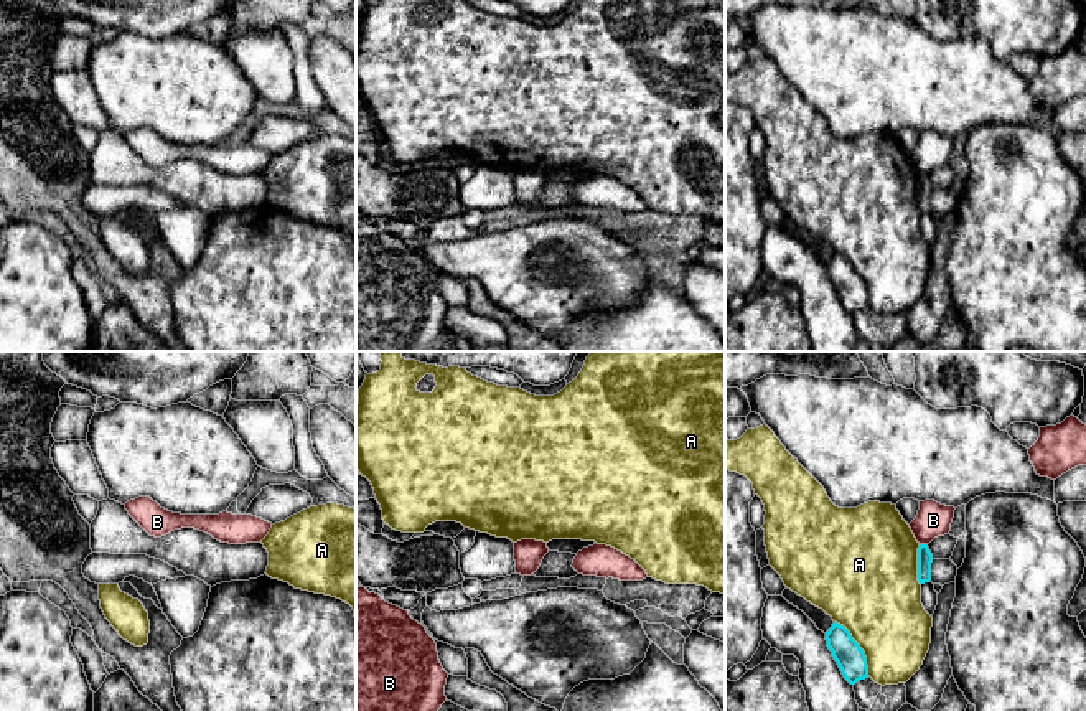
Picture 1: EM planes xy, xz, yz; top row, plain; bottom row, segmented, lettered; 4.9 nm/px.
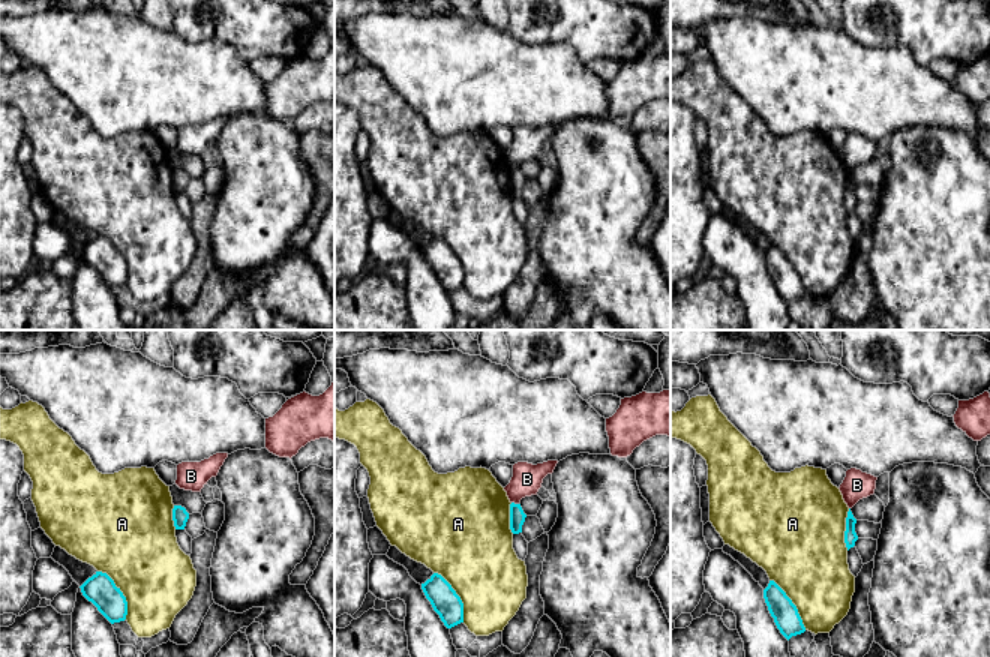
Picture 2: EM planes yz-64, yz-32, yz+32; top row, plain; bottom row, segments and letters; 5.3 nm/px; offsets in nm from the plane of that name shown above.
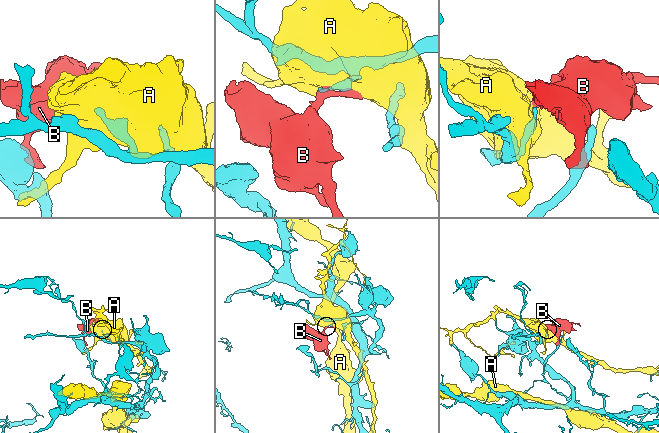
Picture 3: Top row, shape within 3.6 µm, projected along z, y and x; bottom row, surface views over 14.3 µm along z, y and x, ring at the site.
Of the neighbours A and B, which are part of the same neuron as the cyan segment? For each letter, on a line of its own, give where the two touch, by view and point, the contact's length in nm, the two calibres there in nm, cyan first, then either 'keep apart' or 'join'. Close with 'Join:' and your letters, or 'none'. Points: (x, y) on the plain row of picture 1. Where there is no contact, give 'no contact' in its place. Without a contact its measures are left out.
A: meets cyan in yz at (859, 277); contact 320 nm long; 140 nm thick on the cyan side, 420 nm on the other; keep apart
B: meets cyan in yz at (923, 175); contact 40 nm long; 80 nm thick on the cyan side, 170 nm on the other; keep apart
Join: none

